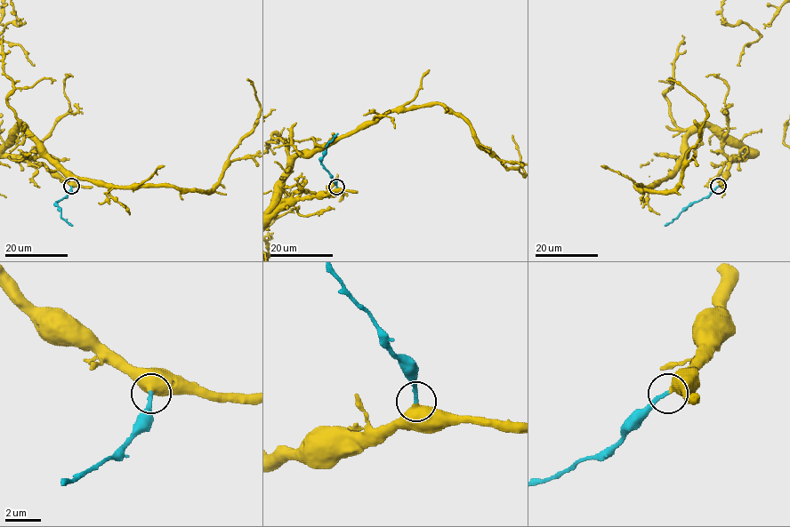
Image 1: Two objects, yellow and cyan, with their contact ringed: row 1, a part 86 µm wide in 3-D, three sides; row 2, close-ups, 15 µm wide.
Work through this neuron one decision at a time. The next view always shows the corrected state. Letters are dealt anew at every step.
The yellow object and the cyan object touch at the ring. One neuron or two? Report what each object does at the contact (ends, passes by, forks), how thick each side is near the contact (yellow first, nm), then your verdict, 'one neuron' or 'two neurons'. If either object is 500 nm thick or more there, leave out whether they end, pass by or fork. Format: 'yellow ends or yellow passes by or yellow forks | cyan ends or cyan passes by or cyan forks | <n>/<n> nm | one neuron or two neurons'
600/240 nm | one neuron

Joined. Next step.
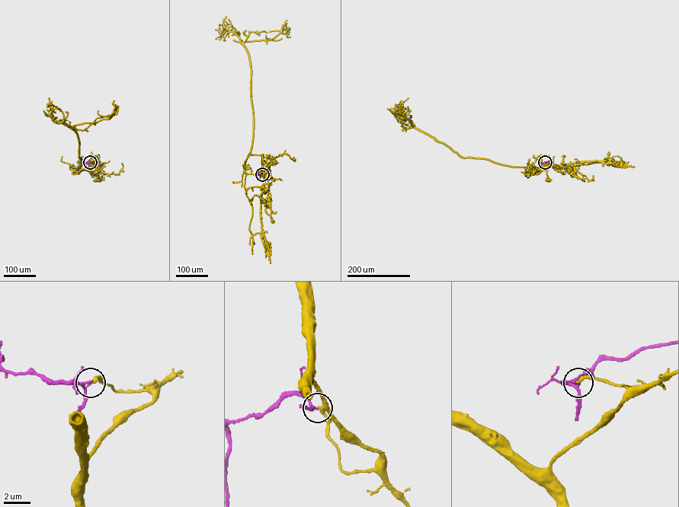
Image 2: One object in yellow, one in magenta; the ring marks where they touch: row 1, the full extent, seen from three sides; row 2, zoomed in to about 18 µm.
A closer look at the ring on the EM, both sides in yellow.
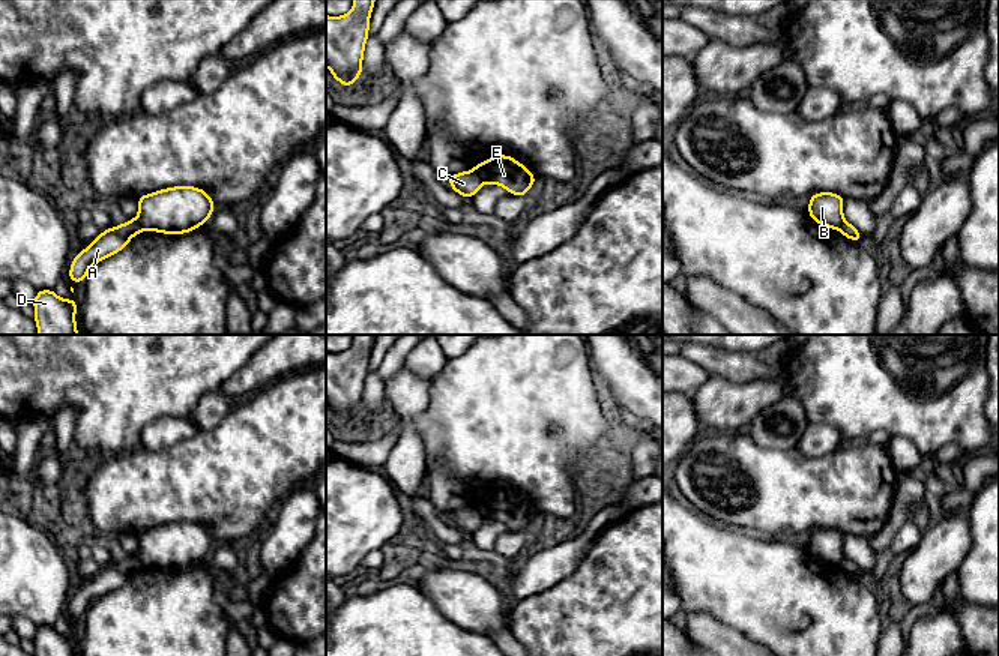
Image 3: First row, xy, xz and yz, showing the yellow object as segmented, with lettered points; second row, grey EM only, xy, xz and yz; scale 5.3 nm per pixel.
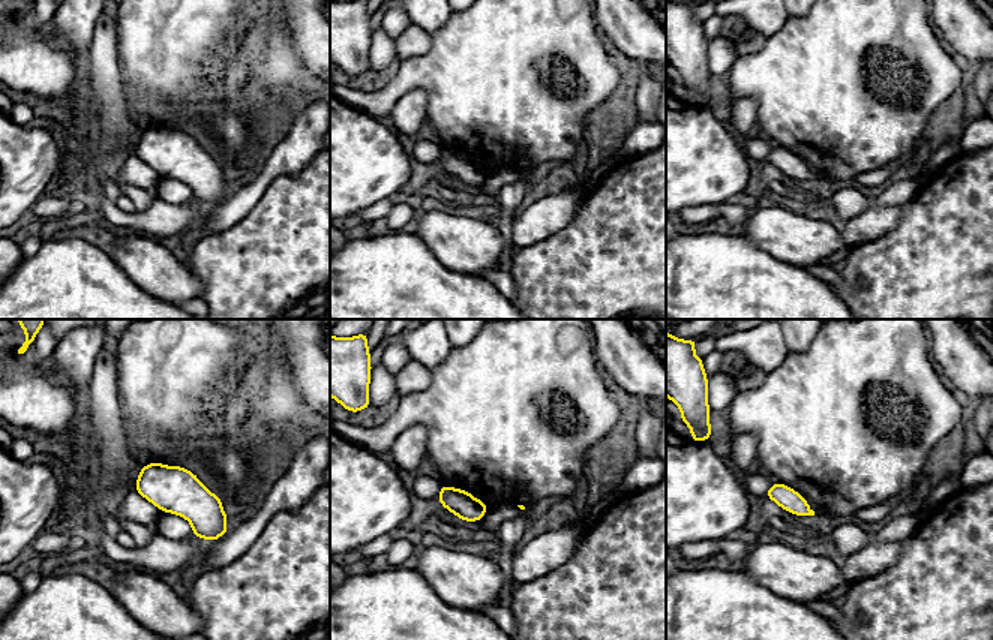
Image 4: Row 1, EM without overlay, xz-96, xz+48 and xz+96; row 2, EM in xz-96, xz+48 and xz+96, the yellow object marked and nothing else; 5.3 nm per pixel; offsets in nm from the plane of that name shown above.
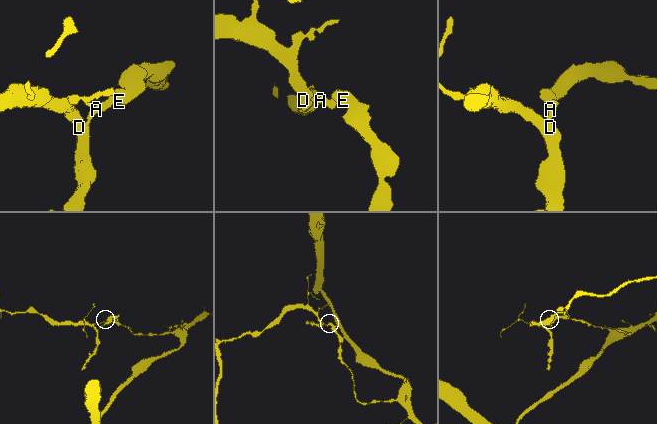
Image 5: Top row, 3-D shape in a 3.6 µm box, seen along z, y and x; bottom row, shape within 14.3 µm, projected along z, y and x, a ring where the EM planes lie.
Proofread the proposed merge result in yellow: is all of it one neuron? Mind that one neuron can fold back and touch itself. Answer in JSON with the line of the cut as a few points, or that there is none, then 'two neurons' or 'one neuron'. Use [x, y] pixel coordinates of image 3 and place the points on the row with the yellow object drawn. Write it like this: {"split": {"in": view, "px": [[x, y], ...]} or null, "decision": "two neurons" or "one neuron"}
{"split": {"in": "xz", "px": [[473, 168], [485, 182]]}, "decision": "two neurons"}

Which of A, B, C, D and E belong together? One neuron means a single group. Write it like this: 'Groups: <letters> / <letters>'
Groups: A C D / B E

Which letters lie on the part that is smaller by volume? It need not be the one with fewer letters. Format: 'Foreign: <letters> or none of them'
Foreign: A, C, D

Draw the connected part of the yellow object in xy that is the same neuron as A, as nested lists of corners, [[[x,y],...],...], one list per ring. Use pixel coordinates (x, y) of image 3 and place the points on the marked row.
[[[129,219],[122,225],[102,231],[86,249],[72,258],[69,269],[71,282],[84,282],[90,267],[117,252],[120,252],[134,236],[144,228],[137,219]]]

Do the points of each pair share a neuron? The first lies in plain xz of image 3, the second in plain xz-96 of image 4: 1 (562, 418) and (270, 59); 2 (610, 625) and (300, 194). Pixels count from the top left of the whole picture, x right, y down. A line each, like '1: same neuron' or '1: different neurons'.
1: different neurons
2: same neuron

